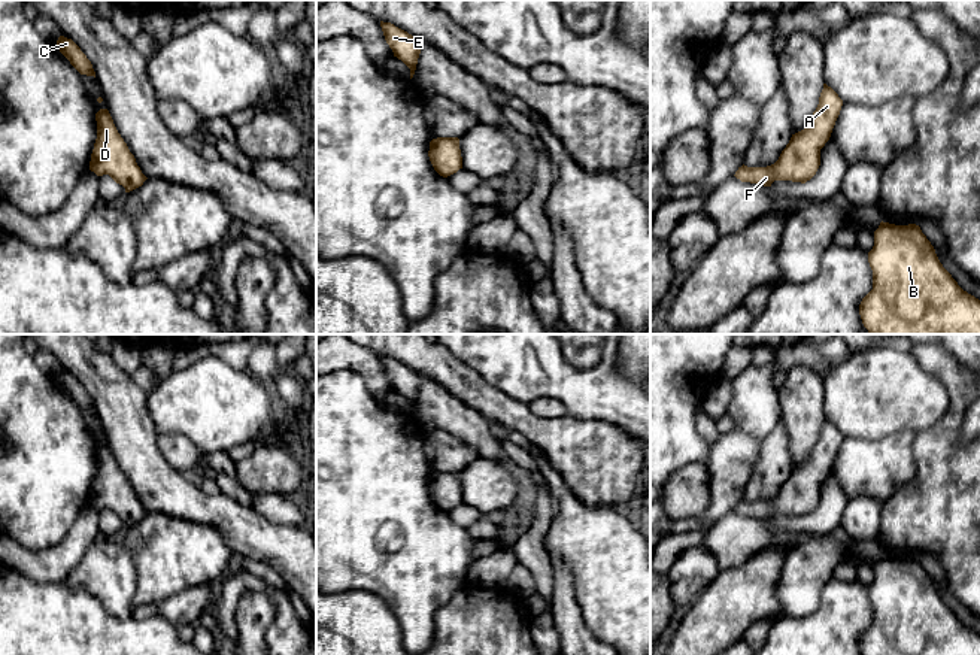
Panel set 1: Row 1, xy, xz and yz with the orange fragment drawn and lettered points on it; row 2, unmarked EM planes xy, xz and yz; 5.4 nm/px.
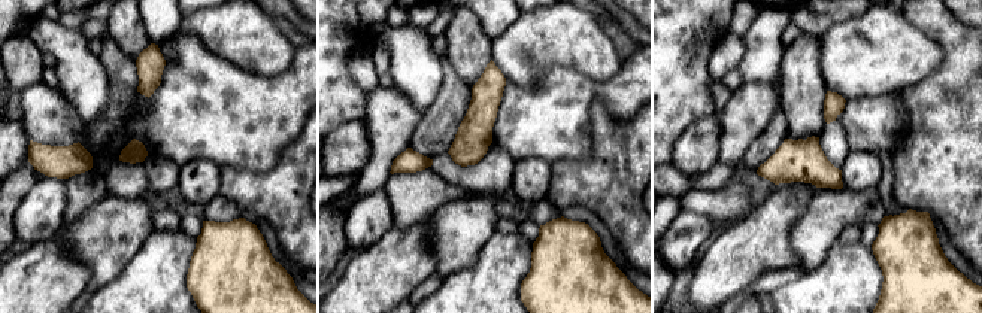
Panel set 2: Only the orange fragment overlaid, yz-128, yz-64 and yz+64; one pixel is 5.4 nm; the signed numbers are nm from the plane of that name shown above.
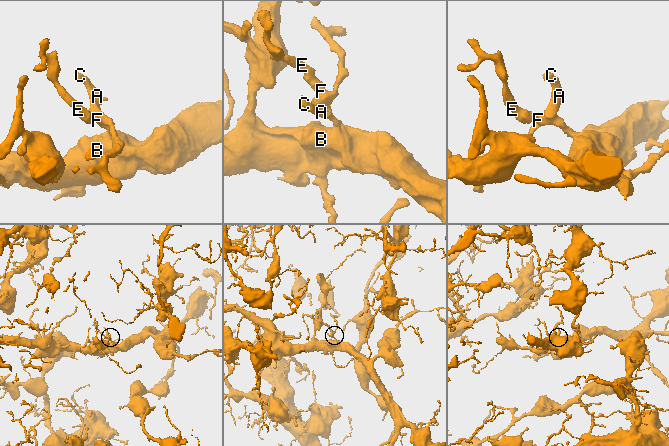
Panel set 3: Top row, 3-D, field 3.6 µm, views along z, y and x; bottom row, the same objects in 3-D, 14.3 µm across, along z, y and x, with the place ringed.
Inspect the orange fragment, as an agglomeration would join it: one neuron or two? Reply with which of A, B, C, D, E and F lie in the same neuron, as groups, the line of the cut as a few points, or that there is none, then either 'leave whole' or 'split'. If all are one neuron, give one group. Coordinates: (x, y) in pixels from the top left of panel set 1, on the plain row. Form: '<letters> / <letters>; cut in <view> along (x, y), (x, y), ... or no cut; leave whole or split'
A B C D E F; no cut; leave whole

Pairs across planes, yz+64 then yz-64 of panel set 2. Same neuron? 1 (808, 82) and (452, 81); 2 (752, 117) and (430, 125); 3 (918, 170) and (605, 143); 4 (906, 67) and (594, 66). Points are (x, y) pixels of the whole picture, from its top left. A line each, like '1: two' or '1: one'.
1: two
2: two
3: one
4: one

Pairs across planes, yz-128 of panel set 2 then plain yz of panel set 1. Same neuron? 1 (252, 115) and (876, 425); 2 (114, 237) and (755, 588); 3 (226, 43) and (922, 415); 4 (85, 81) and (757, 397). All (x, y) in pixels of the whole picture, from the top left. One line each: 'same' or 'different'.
1: different
2: different
3: same
4: same

